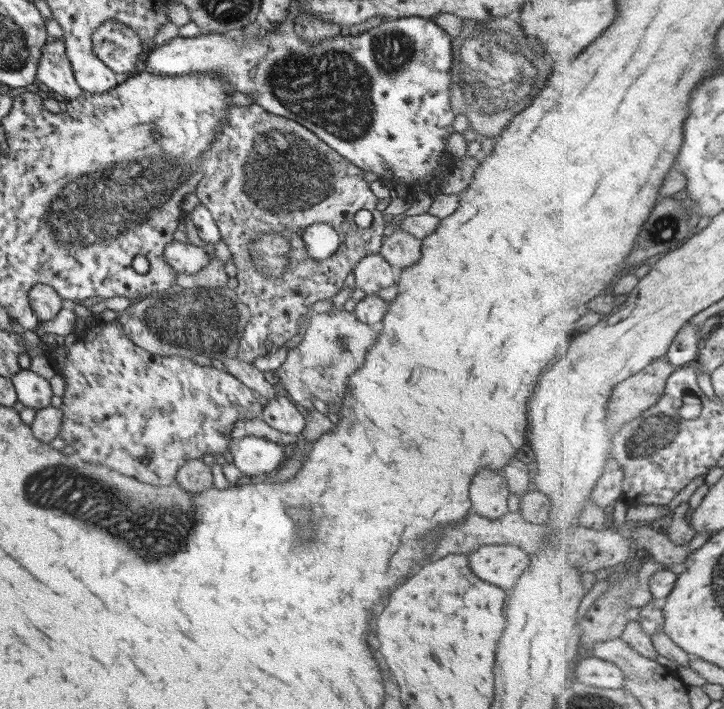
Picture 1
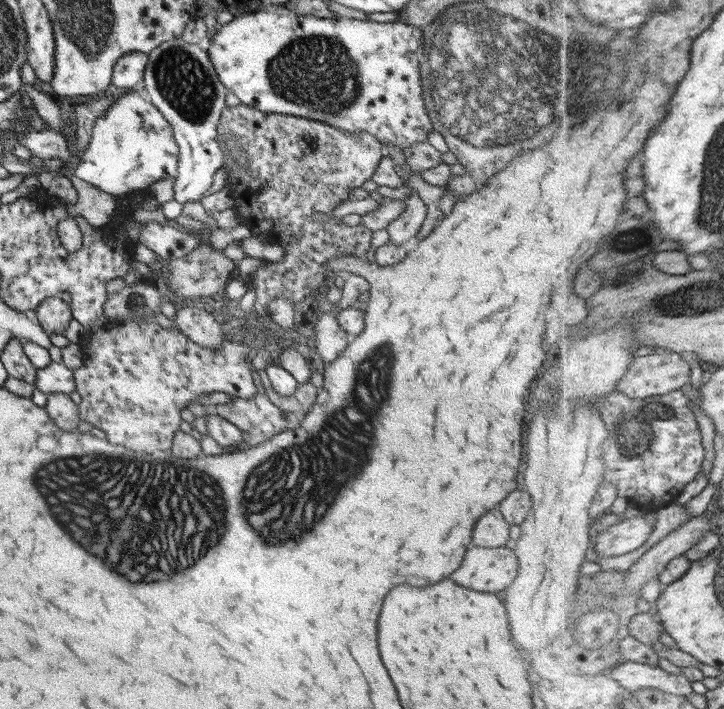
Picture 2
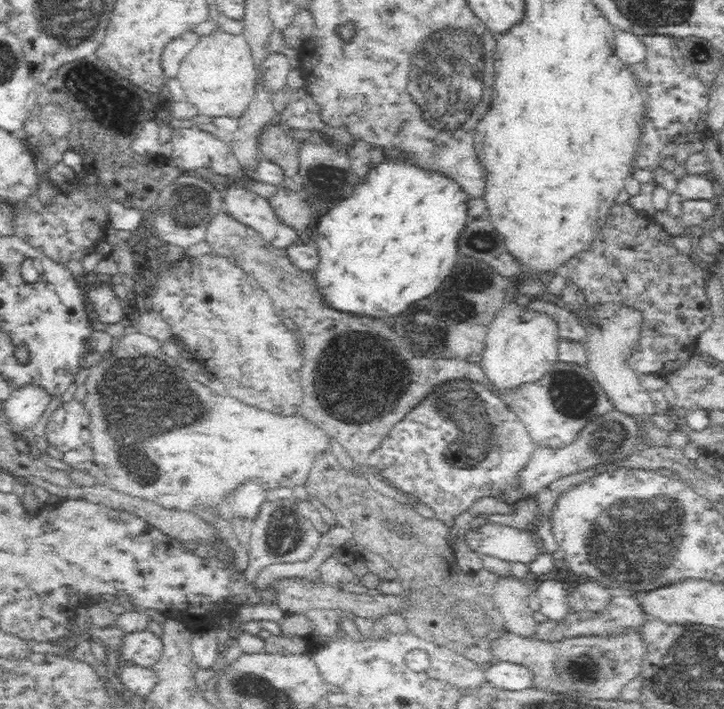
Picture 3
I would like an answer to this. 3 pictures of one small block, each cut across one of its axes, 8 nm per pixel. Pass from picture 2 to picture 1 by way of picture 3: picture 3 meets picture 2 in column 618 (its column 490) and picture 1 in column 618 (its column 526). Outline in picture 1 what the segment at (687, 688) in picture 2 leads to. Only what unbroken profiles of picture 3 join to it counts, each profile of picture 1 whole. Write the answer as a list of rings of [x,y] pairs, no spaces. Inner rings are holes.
[[[591,657],[582,660],[576,667],[576,679],[598,689],[616,689],[622,691],[624,672],[612,662]]]

